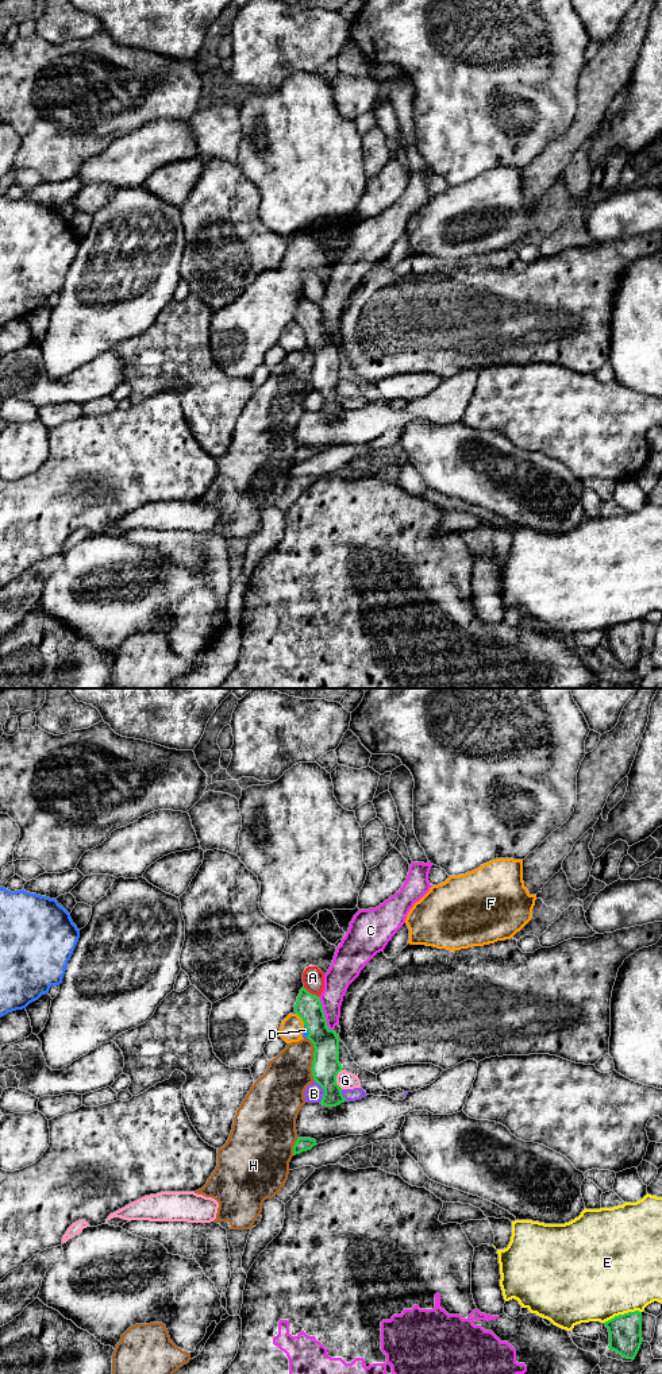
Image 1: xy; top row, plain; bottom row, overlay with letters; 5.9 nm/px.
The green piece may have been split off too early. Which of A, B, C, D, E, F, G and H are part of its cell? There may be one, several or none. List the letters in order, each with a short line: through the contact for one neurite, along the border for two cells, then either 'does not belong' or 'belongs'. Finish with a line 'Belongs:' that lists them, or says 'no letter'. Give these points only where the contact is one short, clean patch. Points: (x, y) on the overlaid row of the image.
A: line xy (303, 987), (318, 996); does not belong
B: line xy (314, 1081), (323, 1089), (320, 1102); does not belong
C: line xy (318, 996), (326, 1025), (333, 1030); does not belong
D: line xy (304, 1023), (307, 1037); does not belong
E: does not belong
F: does not belong
G: line xy (341, 1069), (337, 1083), (342, 1088); does not belong
H: does not belong
Belongs: no letter

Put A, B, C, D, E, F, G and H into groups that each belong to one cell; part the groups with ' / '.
A / B / C H / D F / E / G

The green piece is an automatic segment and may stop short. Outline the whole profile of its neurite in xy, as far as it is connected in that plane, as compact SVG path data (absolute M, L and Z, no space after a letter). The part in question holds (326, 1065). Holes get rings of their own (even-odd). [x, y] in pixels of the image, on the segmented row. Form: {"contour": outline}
{"contour": "M304 987L300 989L295 1012L303 1019L308 1030L308 1039L313 1043L312 1076L323 1089L320 1104L336 1107L345 1103L342 1088L336 1084L336 1076L343 1070L339 1062L339 1038L330 1030L319 996L309 993Z"}

